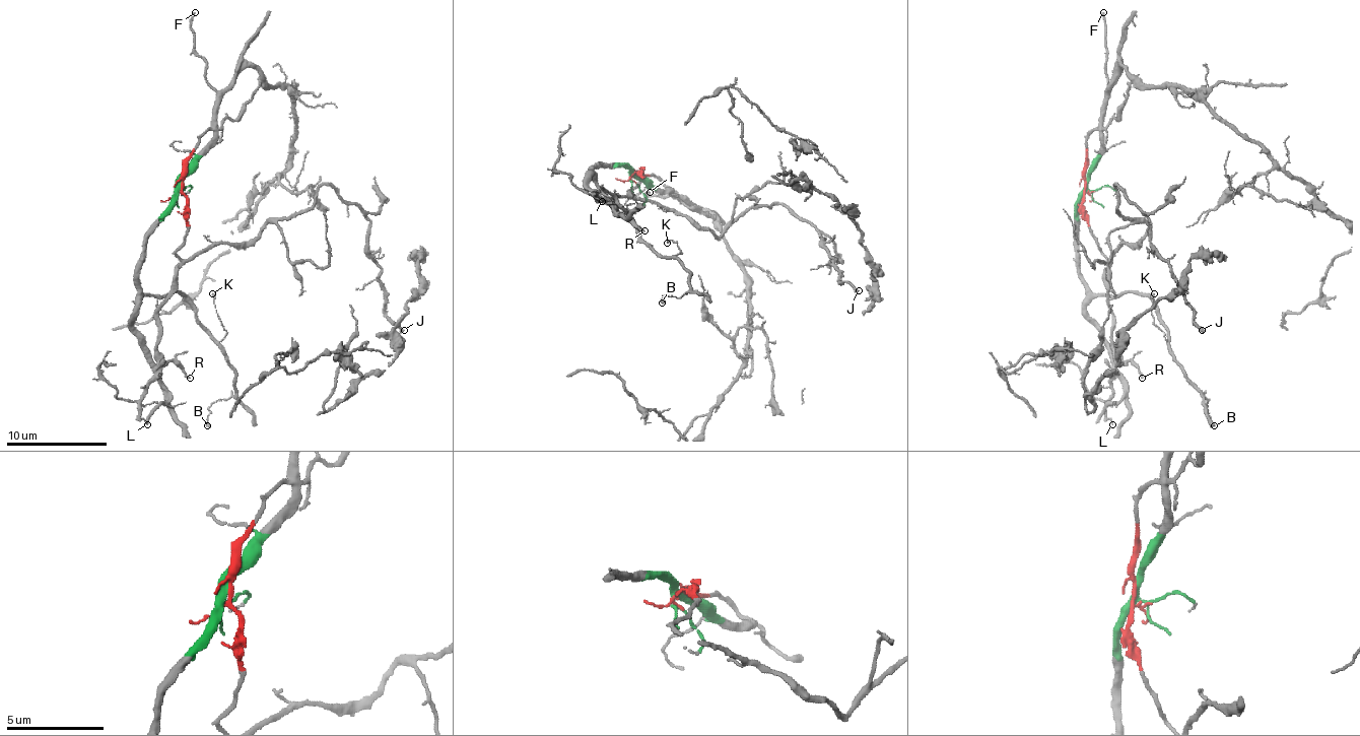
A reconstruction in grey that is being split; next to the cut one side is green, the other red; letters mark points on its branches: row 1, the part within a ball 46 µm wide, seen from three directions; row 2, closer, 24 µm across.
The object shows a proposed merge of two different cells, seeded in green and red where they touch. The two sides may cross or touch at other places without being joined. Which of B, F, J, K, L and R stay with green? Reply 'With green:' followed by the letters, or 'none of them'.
With green: B, F, K

